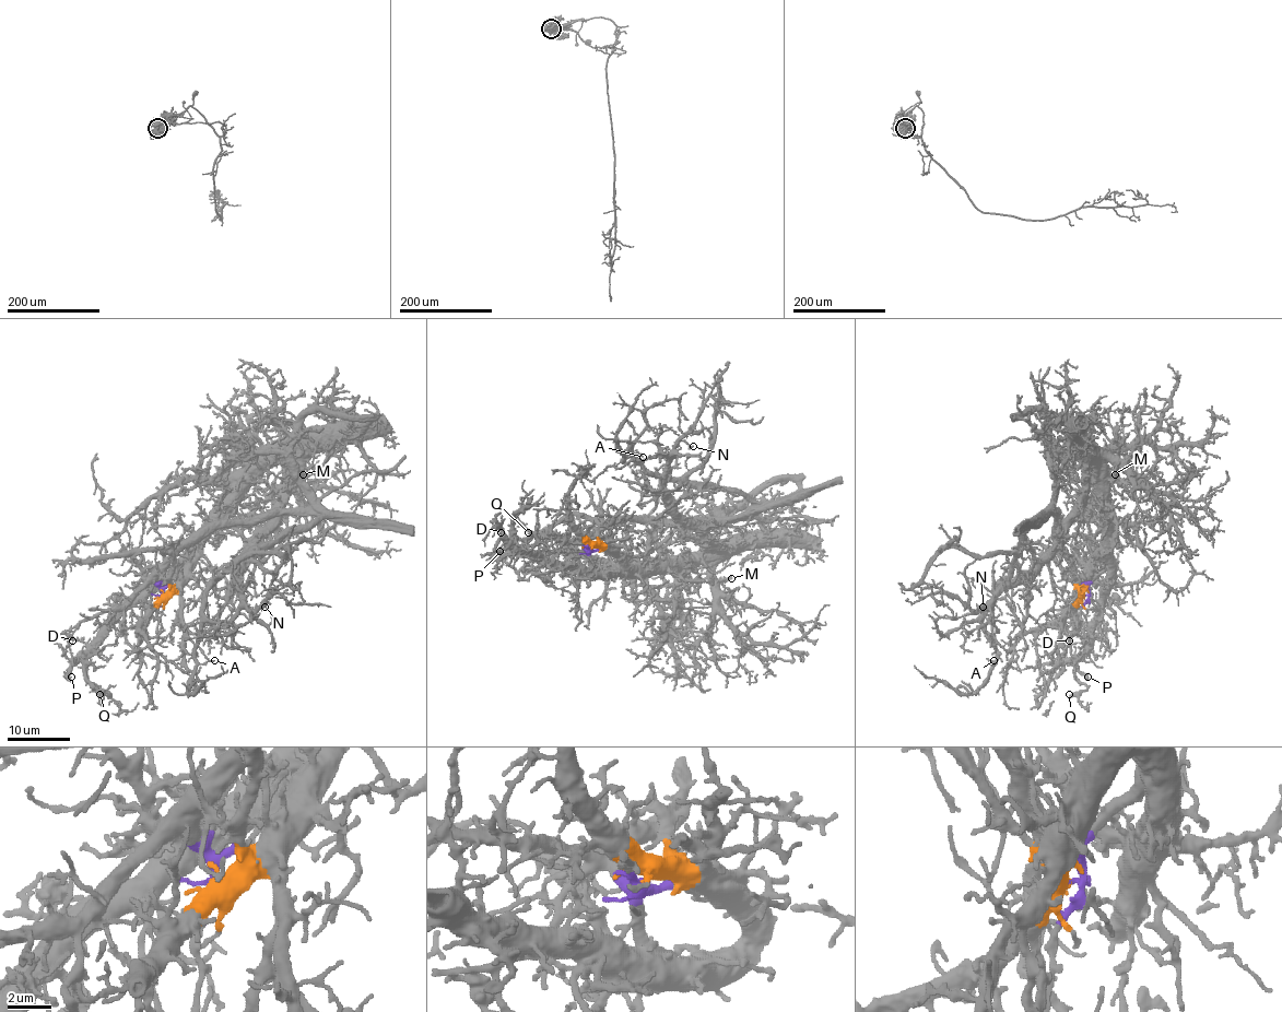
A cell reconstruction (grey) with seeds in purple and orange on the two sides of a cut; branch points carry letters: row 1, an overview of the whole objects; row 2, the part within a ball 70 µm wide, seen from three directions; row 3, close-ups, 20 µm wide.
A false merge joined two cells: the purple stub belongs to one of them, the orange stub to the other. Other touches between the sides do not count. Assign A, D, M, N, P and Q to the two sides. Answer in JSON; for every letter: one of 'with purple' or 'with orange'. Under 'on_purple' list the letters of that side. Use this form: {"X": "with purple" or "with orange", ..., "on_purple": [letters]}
{"A": "with purple", "D": "with purple", "M": "with orange", "N": "with orange", "P": "with purple", "Q": "with purple", "on_purple": ["A", "D", "P", "Q"]}

